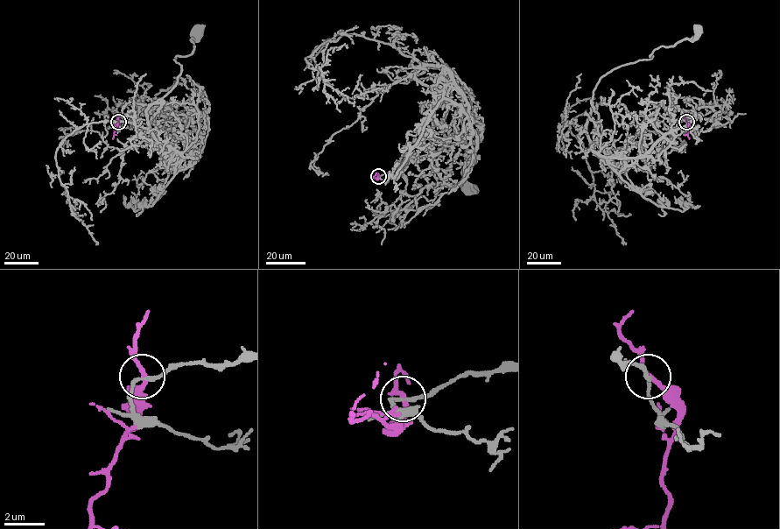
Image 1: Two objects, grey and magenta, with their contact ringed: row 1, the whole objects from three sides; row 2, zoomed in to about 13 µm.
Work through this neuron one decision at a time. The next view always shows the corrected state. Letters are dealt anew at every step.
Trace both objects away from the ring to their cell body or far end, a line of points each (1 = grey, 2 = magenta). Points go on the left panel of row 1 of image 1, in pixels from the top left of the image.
1: (118, 122), (133, 122), (143, 97), (183, 112), (202, 151), (161, 144), (146, 112), (199, 30)
2: (118, 122), (114, 133), (116, 134)

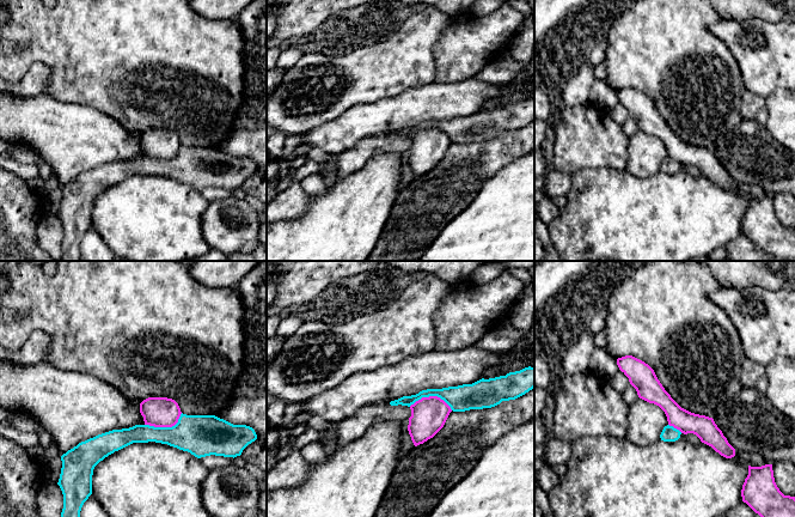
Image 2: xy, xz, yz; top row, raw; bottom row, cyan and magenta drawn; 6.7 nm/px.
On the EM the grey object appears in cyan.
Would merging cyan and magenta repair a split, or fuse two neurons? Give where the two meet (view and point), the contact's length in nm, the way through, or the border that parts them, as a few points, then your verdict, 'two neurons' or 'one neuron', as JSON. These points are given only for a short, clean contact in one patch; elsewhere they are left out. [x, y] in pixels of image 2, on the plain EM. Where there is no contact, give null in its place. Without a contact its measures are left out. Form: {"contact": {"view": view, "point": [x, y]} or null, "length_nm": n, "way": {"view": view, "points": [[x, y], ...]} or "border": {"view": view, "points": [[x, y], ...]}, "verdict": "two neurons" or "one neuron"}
{"contact": {"view": "xz", "point": [430, 127]}, "length_nm": 300, "border": {"view": "xz", "points": [[409, 138], [422, 129], [439, 128], [452, 141]]}, "verdict": "two neurons"}

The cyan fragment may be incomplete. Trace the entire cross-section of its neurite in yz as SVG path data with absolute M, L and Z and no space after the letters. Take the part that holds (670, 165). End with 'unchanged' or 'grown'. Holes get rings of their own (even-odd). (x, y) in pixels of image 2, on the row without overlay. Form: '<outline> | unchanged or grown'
M665 158L661 166L660 166L660 170L661 172L663 174L675 174L680 170L680 166L681 164L677 160L674 160L673 158Z | unchanged

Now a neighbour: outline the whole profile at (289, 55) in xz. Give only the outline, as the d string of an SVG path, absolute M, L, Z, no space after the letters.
M293 45L285 47L277 59L276 67L279 68L289 68L294 66L301 57L302 51Z

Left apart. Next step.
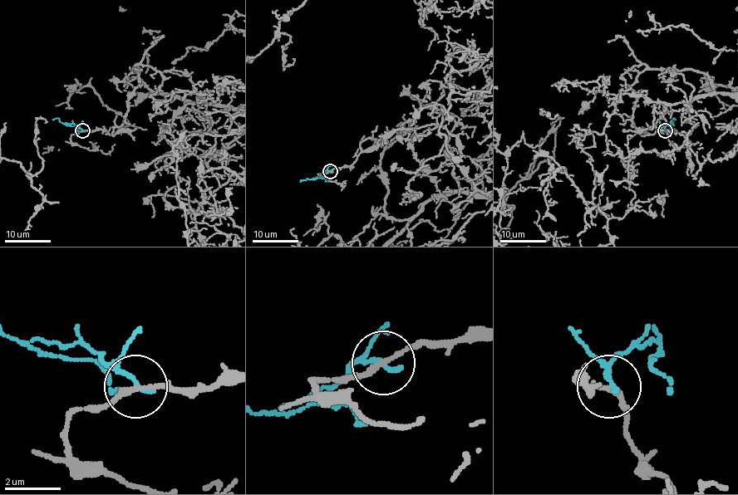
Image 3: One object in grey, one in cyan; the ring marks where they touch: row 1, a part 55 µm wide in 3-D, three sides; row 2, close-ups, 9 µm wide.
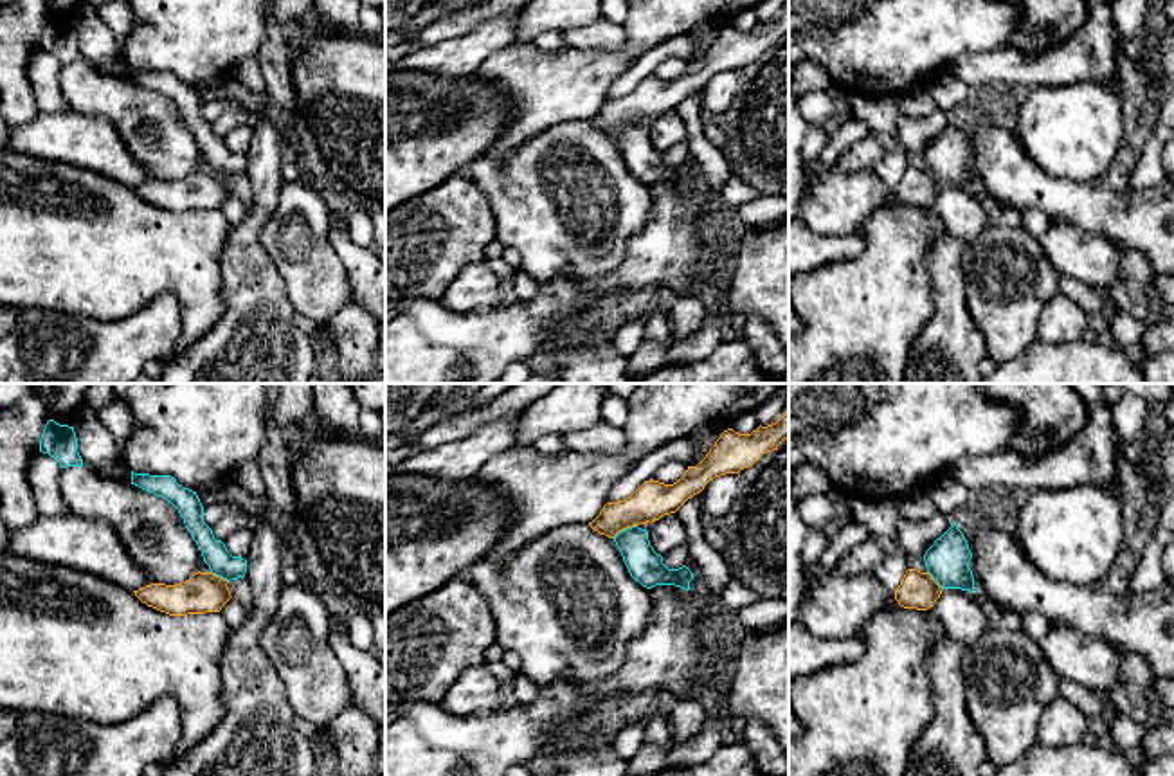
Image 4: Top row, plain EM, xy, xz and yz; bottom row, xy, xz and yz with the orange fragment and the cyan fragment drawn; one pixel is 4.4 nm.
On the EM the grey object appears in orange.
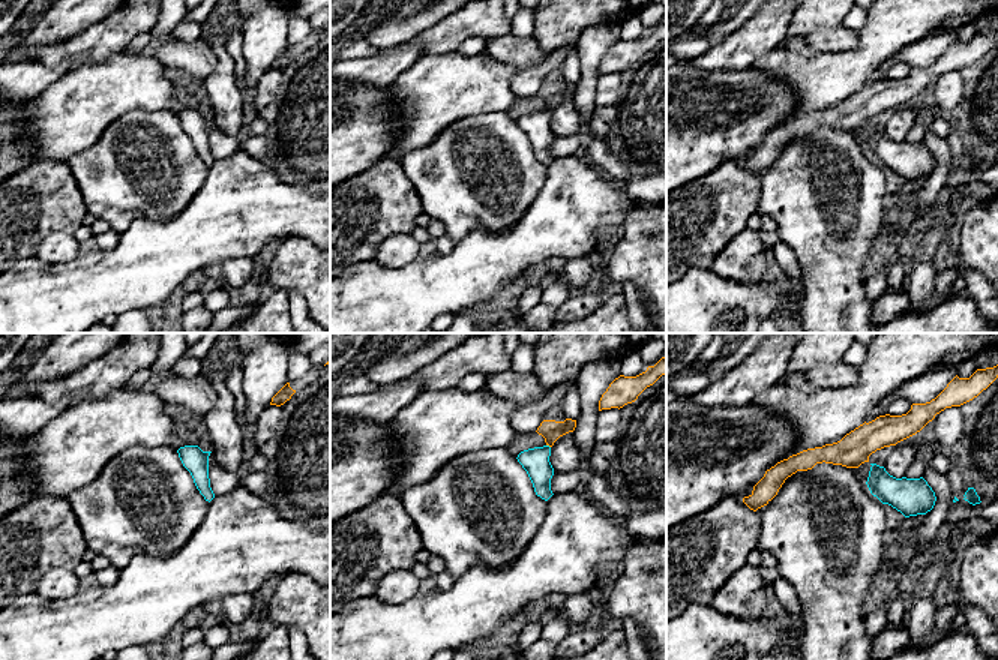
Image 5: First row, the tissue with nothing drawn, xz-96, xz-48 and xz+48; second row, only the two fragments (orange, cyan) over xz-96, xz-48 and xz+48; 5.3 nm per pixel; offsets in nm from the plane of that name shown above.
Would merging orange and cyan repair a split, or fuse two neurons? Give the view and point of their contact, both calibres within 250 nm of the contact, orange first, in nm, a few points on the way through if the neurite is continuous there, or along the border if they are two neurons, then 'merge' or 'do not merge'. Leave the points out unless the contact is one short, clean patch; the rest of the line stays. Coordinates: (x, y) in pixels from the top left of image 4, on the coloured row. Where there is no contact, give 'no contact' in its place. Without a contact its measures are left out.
xz (623, 528) | 170/160 nm | along xz (636, 524), (620, 530), (613, 537) | do not merge

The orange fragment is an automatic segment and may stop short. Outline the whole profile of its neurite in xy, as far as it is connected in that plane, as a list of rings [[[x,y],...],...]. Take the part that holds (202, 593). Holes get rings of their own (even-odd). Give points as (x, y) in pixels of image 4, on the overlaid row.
[[[198,571],[176,585],[151,583],[133,592],[148,607],[169,616],[187,616],[220,612],[232,598],[227,583],[212,573]]]

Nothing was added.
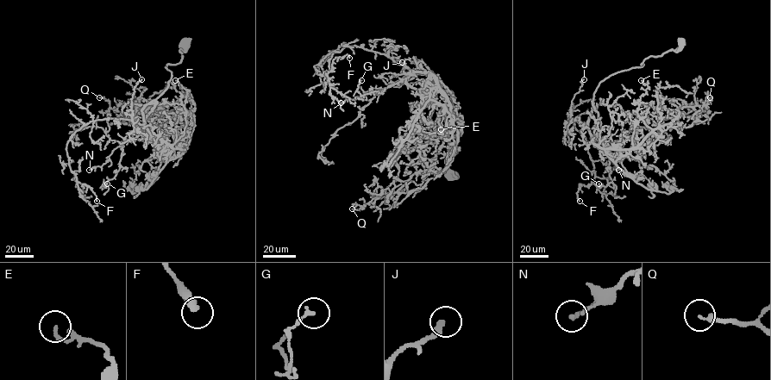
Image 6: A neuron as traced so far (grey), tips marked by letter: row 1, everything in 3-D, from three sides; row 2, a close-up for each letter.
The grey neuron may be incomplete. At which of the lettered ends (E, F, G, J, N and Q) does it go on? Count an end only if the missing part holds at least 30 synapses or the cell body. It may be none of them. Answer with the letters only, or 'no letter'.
J

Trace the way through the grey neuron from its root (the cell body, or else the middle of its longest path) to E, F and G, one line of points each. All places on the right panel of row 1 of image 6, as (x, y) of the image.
E: (681, 42), (599, 84), (588, 123), (596, 145), (633, 146), (640, 96), (648, 87), (641, 80)
F: (681, 42), (603, 79), (586, 125), (569, 120), (585, 138), (595, 175), (586, 186), (579, 184), (579, 201)
G: (681, 42), (599, 84), (588, 129), (611, 145), (611, 182), (598, 183)

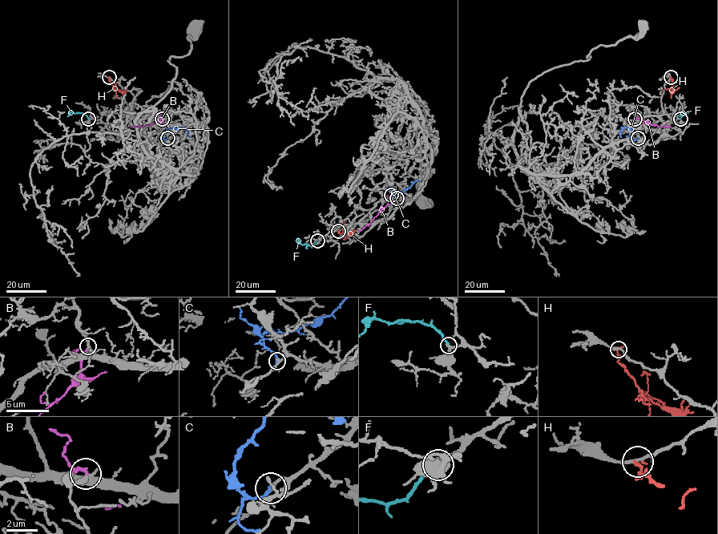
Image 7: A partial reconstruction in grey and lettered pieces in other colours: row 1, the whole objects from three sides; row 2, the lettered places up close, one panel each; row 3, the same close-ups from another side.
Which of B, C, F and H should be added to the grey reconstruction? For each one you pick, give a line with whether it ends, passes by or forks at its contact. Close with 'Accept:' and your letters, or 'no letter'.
F: it ends there
Accept: F

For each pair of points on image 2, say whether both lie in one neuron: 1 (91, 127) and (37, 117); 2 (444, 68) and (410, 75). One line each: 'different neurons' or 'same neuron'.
1: same neuron
2: different neurons

